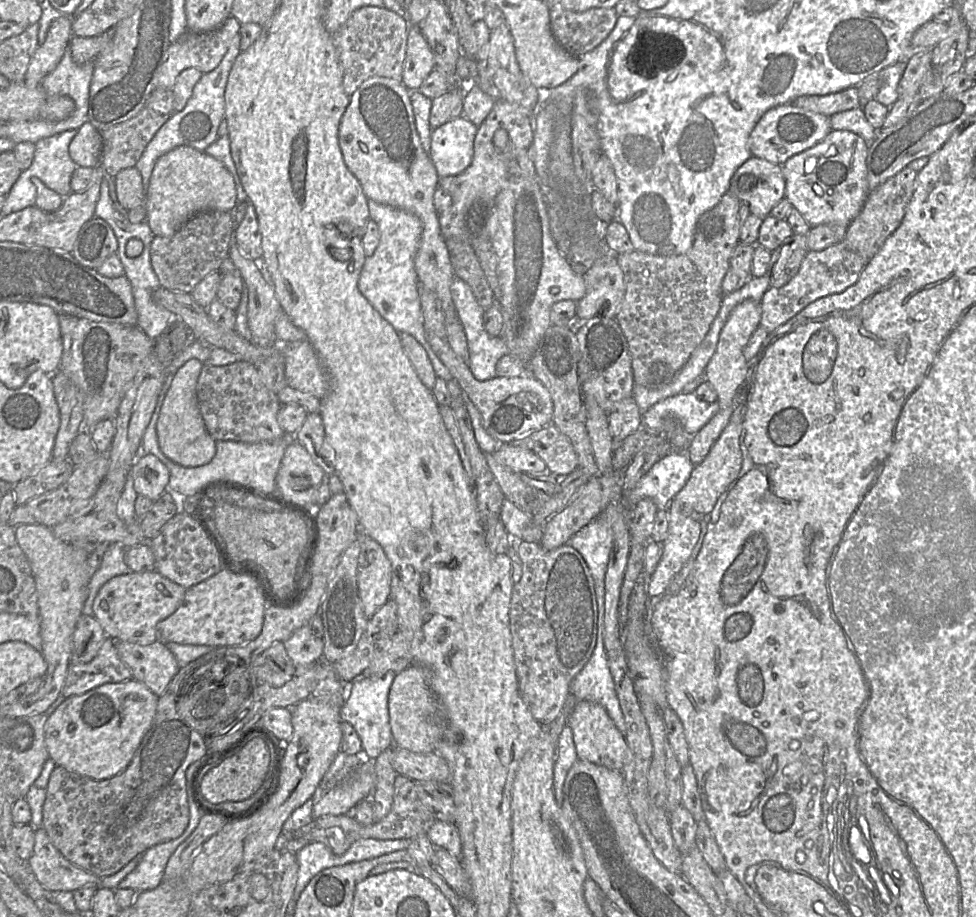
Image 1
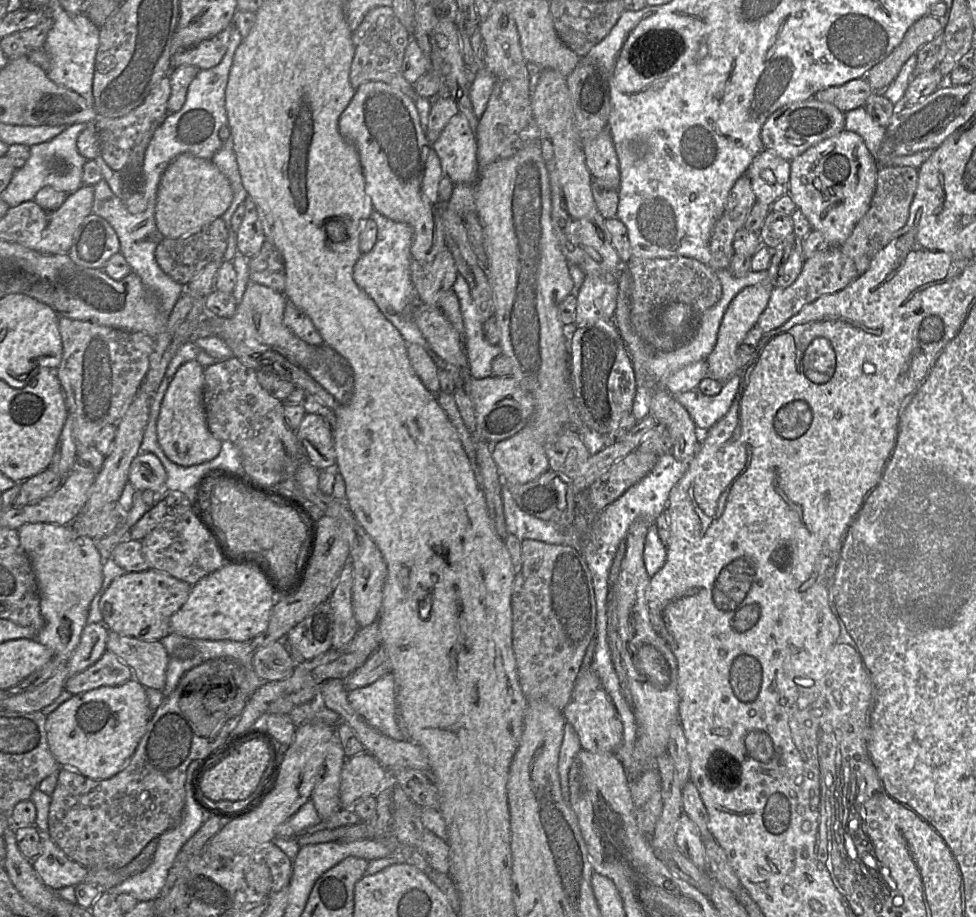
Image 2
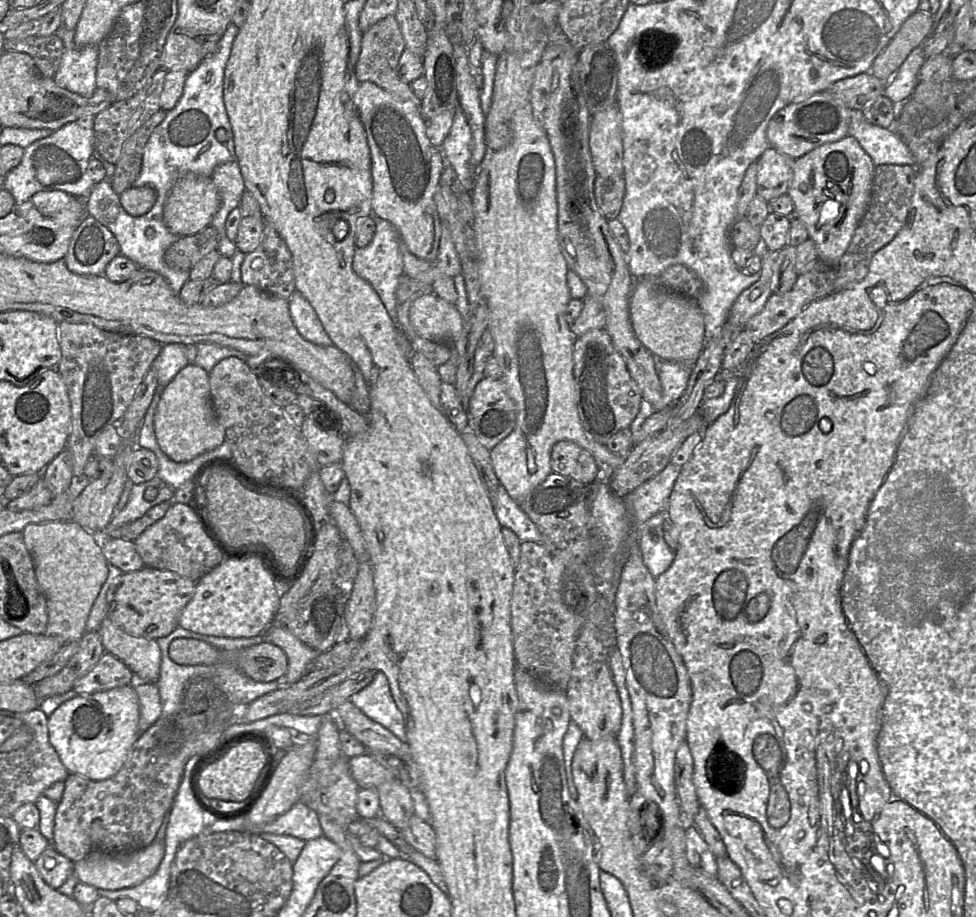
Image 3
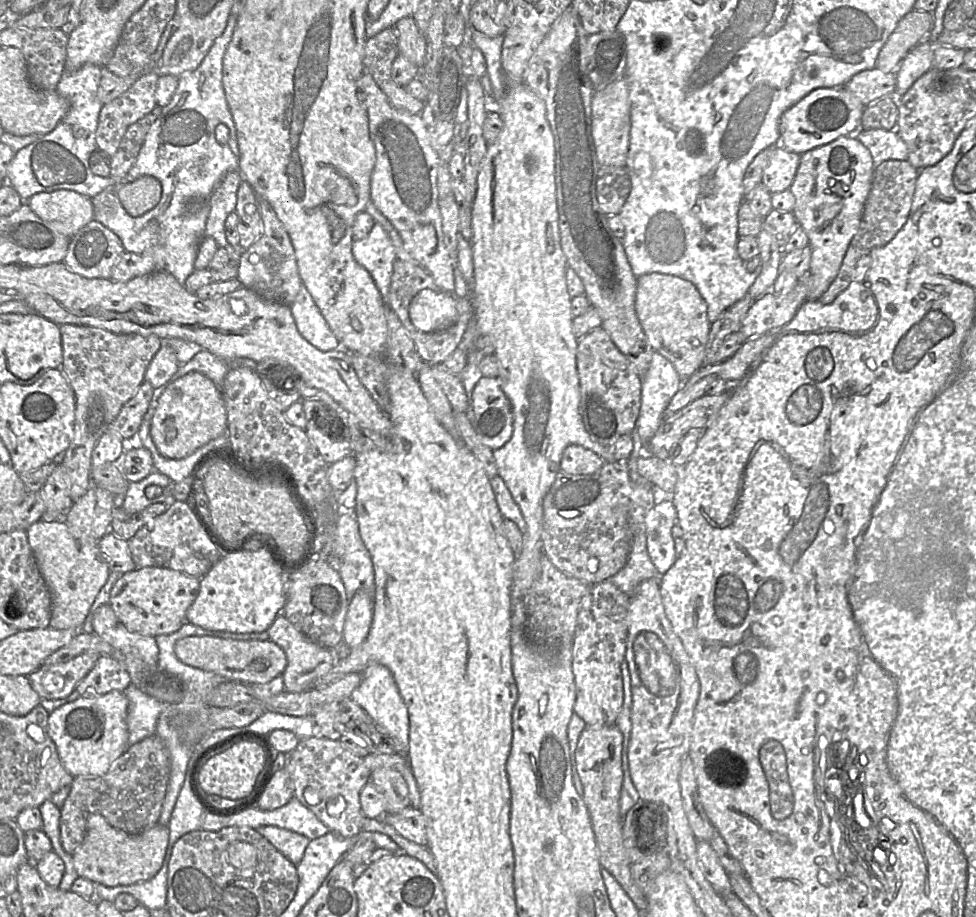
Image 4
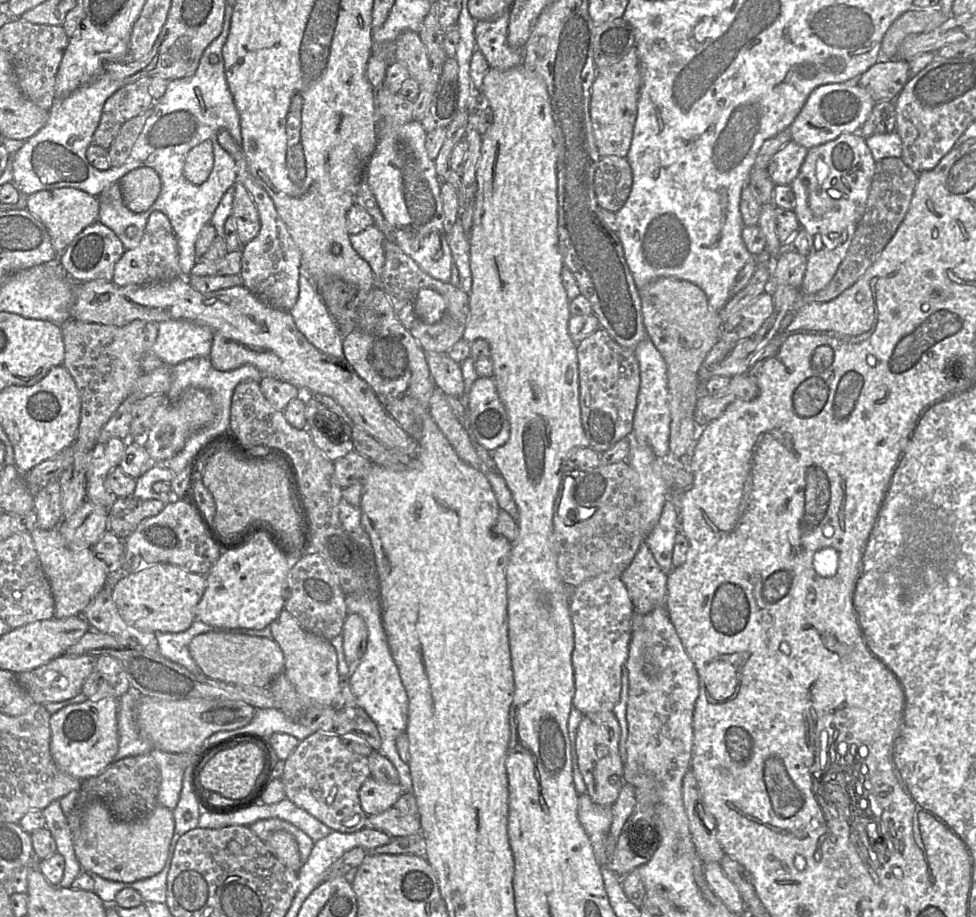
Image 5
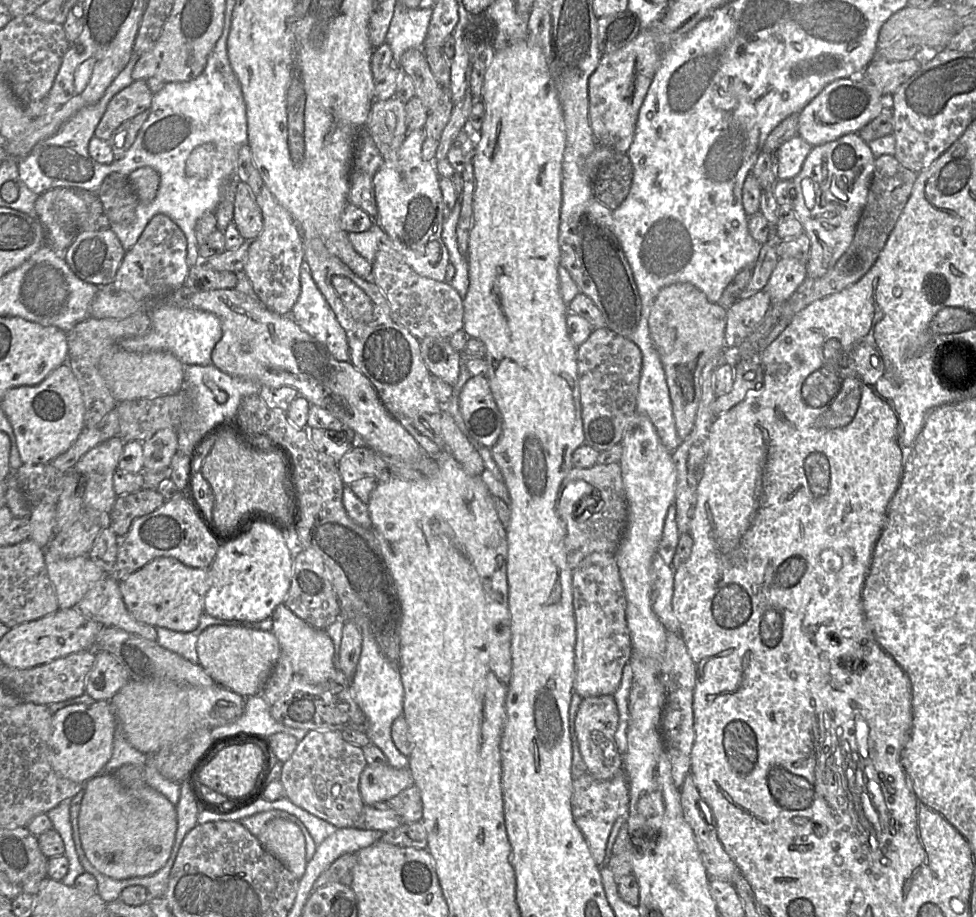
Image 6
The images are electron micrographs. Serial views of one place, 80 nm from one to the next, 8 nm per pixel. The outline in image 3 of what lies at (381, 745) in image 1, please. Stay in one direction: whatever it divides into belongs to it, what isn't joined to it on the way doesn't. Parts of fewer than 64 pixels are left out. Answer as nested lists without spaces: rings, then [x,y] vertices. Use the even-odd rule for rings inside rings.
[[[377,671],[370,684],[351,695],[349,701],[399,740],[407,741],[403,716],[392,697],[388,679],[382,671]]]

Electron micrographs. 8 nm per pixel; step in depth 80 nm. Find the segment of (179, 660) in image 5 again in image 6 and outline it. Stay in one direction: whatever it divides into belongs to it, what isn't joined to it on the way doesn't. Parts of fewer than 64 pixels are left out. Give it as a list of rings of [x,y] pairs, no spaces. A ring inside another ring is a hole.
[[[203,613],[200,617],[198,627],[192,632],[176,632],[164,627],[155,627],[157,632],[157,642],[163,648],[175,652],[191,663],[199,664],[197,653],[197,640],[199,635],[213,624],[227,626],[246,627],[258,622],[244,622],[238,620],[223,620]]]

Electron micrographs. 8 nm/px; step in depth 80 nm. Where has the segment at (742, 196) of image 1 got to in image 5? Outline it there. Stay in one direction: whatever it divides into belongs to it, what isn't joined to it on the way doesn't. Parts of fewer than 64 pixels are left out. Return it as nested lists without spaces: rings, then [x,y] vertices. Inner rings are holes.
[[[788,141],[776,152],[767,167],[767,172],[775,185],[790,185],[796,178],[808,149]]]

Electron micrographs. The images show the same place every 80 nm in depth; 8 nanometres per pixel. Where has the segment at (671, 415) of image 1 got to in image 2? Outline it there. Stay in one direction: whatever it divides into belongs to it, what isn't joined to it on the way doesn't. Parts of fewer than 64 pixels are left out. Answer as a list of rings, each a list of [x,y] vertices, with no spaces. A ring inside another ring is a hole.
[[[735,375],[724,383],[716,396],[705,396],[698,390],[691,390],[676,394],[674,398],[689,413],[697,430],[705,432],[728,413],[739,386],[740,375]]]

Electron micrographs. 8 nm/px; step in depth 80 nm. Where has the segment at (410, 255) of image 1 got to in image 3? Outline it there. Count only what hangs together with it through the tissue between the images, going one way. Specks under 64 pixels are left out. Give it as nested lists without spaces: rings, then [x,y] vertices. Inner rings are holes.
[[[373,216],[375,232],[370,243],[362,248],[356,247],[353,256],[353,271],[366,280],[379,295],[391,320],[399,328],[396,312],[396,289],[400,276],[404,273],[401,254],[401,238],[396,228],[386,220]]]

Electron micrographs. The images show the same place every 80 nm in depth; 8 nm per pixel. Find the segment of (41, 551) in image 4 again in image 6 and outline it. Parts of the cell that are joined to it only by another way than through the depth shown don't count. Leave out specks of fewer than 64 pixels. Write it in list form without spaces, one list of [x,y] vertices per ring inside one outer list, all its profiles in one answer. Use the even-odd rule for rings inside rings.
[[[44,550],[44,556],[49,578],[56,591],[59,609],[76,608],[88,590],[105,575],[109,575],[98,567],[88,555],[72,559],[58,559]]]

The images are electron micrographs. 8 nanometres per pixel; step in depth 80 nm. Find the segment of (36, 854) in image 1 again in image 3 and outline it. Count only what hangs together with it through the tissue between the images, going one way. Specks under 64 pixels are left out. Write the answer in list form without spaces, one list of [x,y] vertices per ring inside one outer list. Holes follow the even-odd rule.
[[[51,843],[33,863],[45,883],[57,890],[74,873],[74,862],[60,854]]]

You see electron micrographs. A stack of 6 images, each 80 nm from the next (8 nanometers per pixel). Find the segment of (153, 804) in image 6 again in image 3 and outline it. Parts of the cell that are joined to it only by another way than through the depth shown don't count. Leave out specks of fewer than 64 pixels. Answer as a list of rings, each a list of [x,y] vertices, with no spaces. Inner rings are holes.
[[[164,840],[153,841],[145,848],[129,852],[93,850],[81,860],[74,862],[74,873],[79,882],[94,886],[97,889],[117,890],[134,887],[157,871],[164,853]]]

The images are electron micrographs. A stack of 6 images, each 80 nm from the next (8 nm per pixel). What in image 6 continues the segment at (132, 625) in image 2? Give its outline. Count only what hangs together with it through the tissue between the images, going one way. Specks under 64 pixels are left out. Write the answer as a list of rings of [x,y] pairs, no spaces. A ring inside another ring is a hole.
[[[157,557],[119,582],[125,605],[137,621],[176,632],[192,632],[204,613],[210,568],[192,568],[173,557]]]

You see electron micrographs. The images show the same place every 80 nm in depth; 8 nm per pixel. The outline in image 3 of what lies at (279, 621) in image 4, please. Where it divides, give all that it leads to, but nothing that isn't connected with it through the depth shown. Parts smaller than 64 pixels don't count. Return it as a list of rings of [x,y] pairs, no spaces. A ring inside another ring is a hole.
[[[270,624],[265,634],[266,642],[280,647],[287,655],[288,669],[282,678],[282,685],[298,682],[311,670],[311,663],[319,653],[304,644],[288,628],[272,627]]]

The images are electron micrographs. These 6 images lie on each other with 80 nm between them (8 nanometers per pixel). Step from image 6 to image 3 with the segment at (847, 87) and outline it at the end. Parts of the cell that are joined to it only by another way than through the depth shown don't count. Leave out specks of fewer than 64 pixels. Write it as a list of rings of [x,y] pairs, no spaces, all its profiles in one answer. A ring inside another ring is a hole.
[[[828,91],[818,92],[803,101],[790,103],[780,109],[769,121],[766,136],[770,147],[793,159],[798,159],[818,146],[849,135],[853,112],[860,111],[852,111],[835,100]]]

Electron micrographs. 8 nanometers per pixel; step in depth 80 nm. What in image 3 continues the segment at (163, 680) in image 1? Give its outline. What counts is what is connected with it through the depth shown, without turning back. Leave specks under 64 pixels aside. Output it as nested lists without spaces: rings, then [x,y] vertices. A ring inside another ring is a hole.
[[[106,617],[99,629],[105,652],[121,660],[134,674],[136,682],[156,683],[161,665],[161,649],[155,639],[146,639],[127,634]]]

